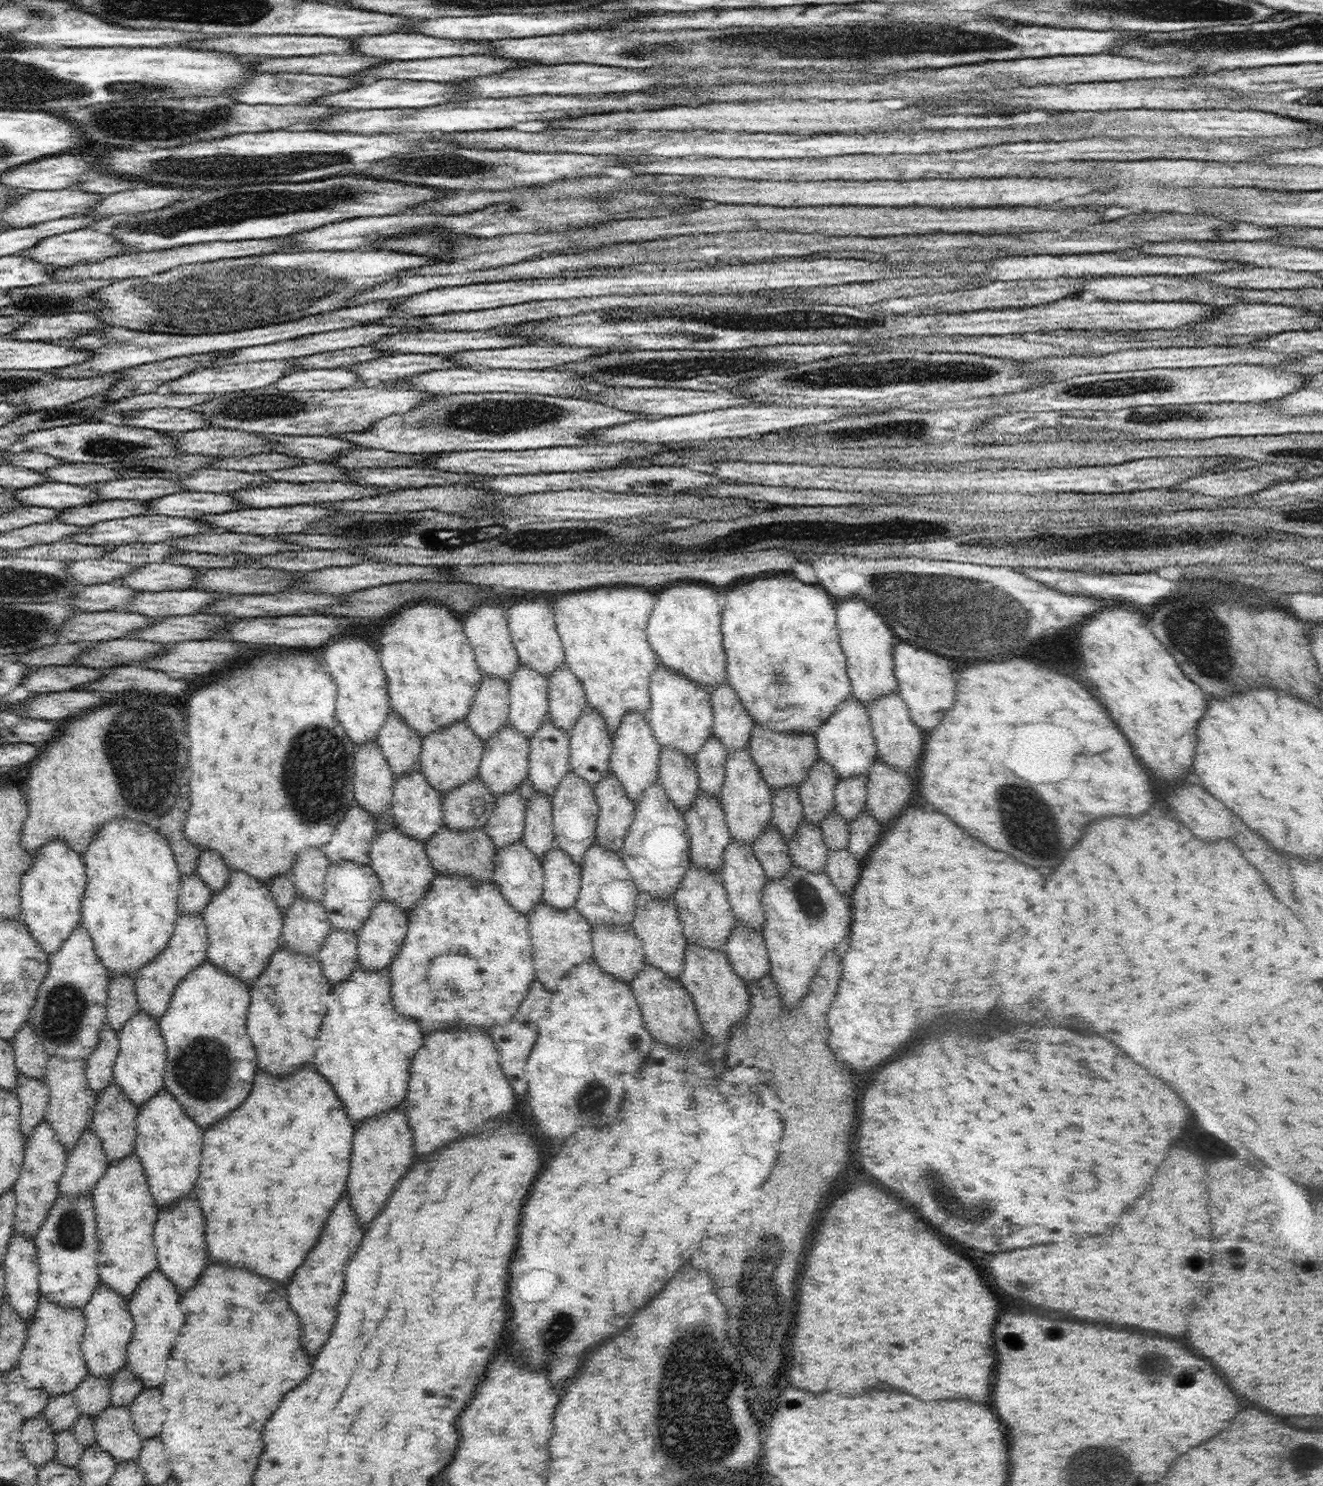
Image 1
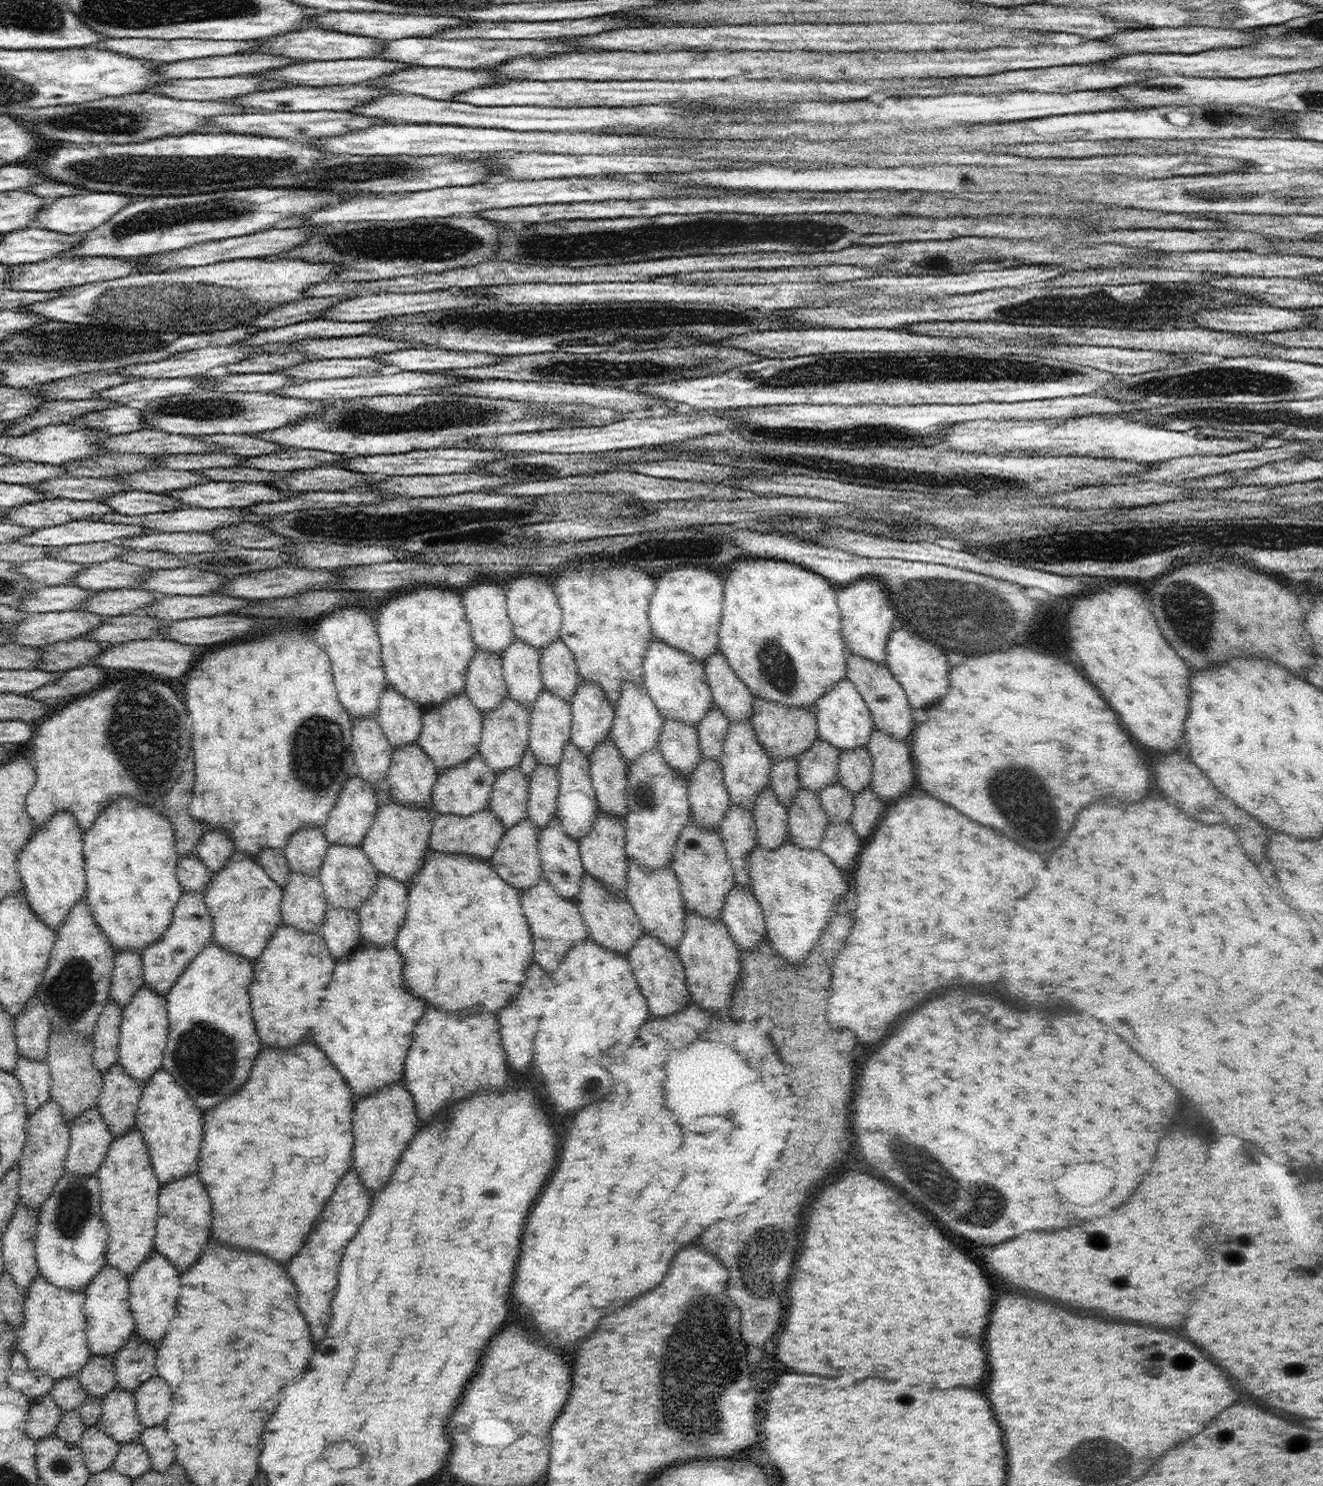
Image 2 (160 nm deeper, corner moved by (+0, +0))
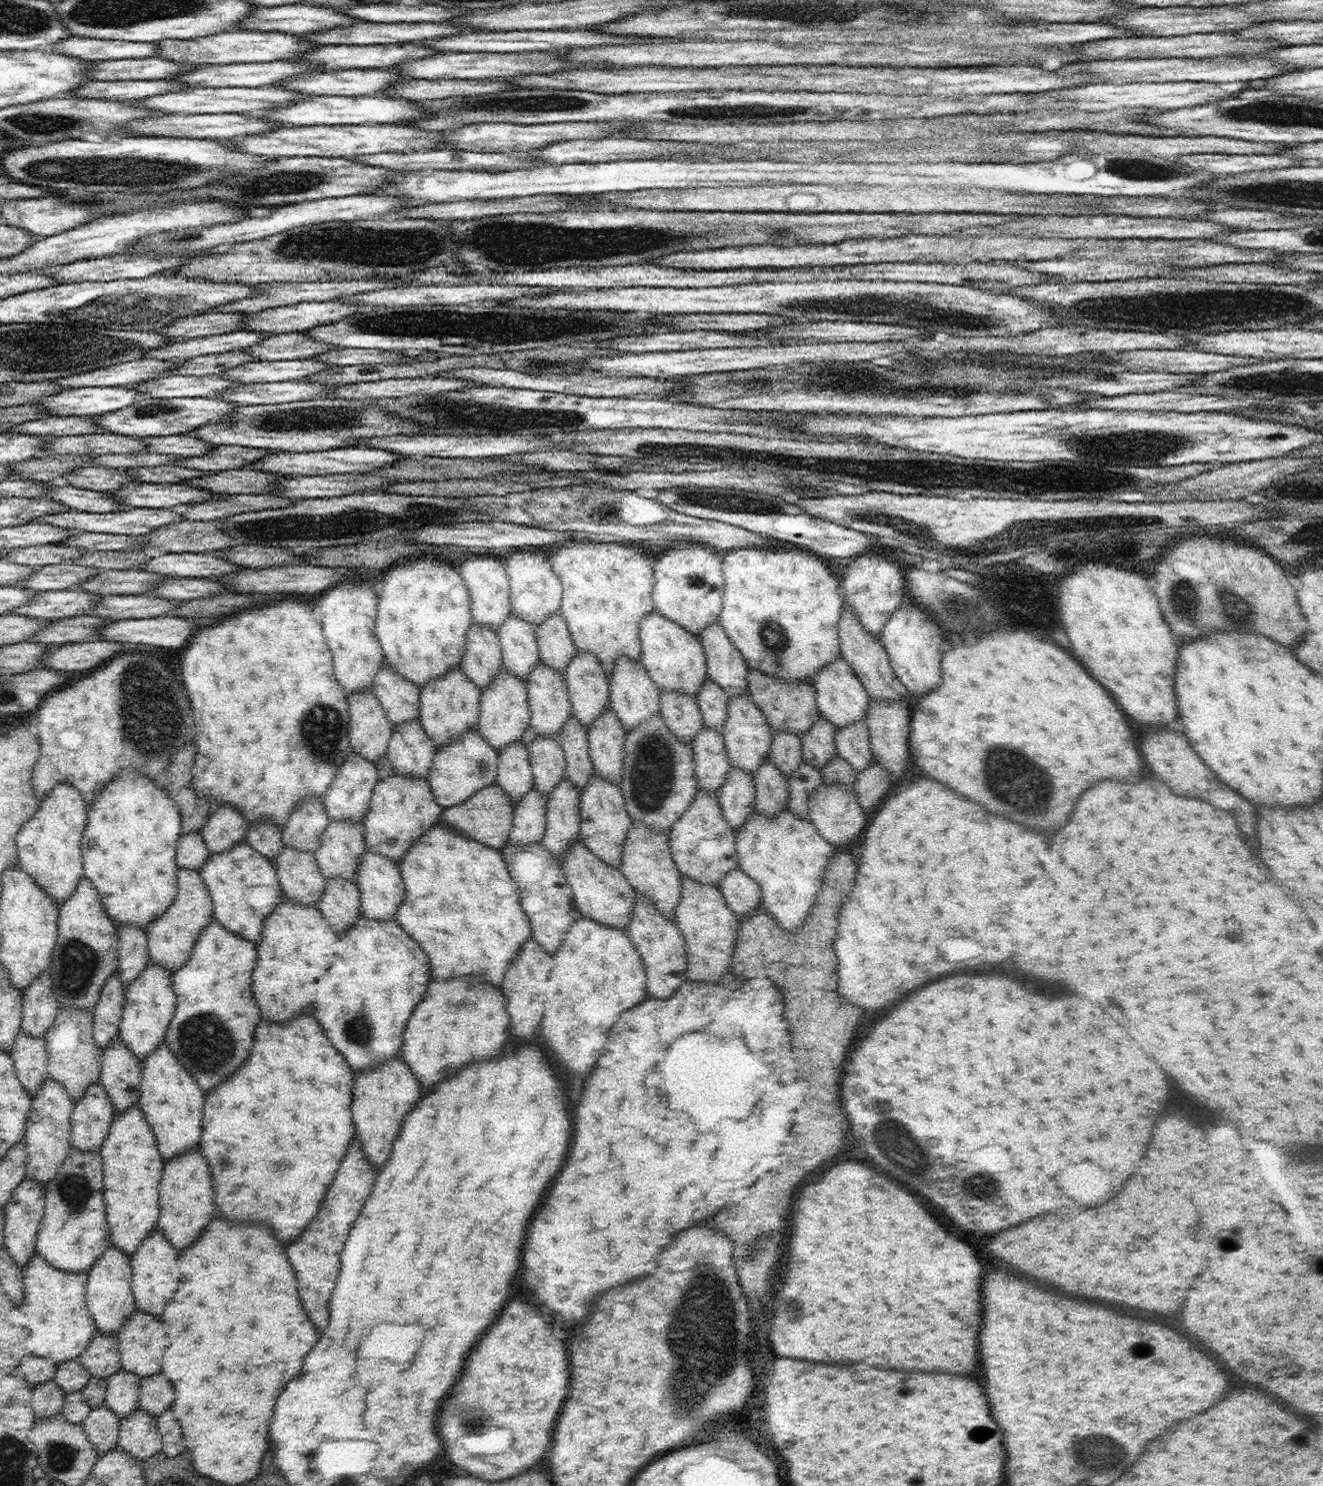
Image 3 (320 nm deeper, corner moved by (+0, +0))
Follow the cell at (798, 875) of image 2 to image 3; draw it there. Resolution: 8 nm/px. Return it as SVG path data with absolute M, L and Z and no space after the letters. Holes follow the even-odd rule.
M786 806L775 817L760 814L755 810L739 828L735 838L735 847L738 867L760 885L761 905L766 907L771 917L774 917L783 929L789 933L799 931L822 886L823 872L827 867L829 856L833 853L833 846L808 819L792 814Z

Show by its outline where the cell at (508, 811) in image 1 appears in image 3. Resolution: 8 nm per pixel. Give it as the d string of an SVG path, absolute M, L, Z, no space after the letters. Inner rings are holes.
M522 740L507 744L499 752L495 782L514 806L534 786L528 746Z

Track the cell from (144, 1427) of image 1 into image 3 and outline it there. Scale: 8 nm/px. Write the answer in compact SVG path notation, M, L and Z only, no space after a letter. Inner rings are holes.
M164 1374L142 1377L138 1408L158 1418L174 1402L174 1386Z

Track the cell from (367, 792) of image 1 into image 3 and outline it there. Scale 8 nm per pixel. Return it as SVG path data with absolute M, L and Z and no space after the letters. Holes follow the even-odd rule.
M373 689L350 693L347 699L351 747L354 752L376 764L382 755L387 754L394 726Z

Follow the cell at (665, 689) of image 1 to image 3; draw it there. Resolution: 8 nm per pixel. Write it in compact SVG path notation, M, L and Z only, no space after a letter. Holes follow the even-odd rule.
M656 610L646 614L639 627L642 650L639 660L661 692L676 691L697 698L707 677L707 662L701 640Z

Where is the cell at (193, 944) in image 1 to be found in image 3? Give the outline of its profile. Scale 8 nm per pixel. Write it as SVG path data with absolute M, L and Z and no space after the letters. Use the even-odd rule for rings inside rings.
M178 869L174 900L169 909L146 928L150 962L166 967L172 974L180 970L190 958L199 934L208 926L213 909L212 897L200 873L192 869Z

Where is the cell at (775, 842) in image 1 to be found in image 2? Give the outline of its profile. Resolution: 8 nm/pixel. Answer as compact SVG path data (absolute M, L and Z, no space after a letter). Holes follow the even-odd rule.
M768 786L757 796L753 813L757 826L757 842L765 849L777 849L788 836L788 808Z

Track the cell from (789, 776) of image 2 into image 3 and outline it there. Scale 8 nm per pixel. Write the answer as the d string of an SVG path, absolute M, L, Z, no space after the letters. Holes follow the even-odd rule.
M778 731L773 735L773 741L769 750L770 761L772 761L788 778L791 772L801 765L803 761L802 741L799 734L788 731Z

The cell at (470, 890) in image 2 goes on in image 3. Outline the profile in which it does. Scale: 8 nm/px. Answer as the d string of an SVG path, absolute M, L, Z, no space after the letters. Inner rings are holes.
M438 822L403 854L399 869L405 894L395 919L430 956L432 978L456 978L480 972L474 976L500 986L512 959L521 952L524 942L532 939L531 924L521 905L522 890L510 876L501 849L486 846Z

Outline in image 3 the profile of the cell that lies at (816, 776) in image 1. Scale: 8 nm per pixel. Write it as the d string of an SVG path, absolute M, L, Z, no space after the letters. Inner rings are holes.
M820 717L801 737L803 760L822 770L837 753L835 734L838 728L827 718Z

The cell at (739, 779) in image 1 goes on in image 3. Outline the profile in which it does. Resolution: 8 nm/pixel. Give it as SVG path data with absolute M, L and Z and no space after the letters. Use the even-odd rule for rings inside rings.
M749 691L744 694L729 698L728 714L726 722L722 726L722 736L732 767L748 771L754 774L757 768L769 756L769 750L773 741L773 728L762 710L755 705Z

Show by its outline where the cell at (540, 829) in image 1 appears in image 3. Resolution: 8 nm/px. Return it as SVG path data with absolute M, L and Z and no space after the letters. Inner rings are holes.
M536 735L528 745L528 750L534 790L538 794L549 796L566 776L567 762L560 739Z

